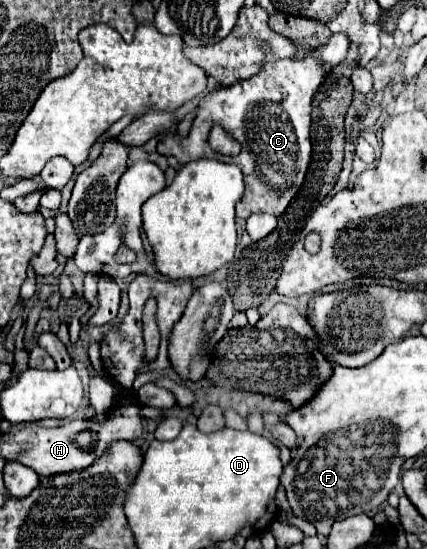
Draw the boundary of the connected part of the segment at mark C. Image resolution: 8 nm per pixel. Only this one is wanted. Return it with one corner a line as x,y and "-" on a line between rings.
332,34
330,42
316,48
306,58
268,60
256,76
236,82
236,86
208,94
196,110
190,134
186,138
178,138
174,134
162,136
160,152
174,156
180,164
192,162
196,158
208,158
208,132
214,126
222,126
242,146
240,156
228,160
242,170
246,184
244,196
236,206
236,216
242,220
254,212
280,216
302,186
310,164
310,112
314,94
322,86
328,72
346,60
348,44
350,40
346,34

